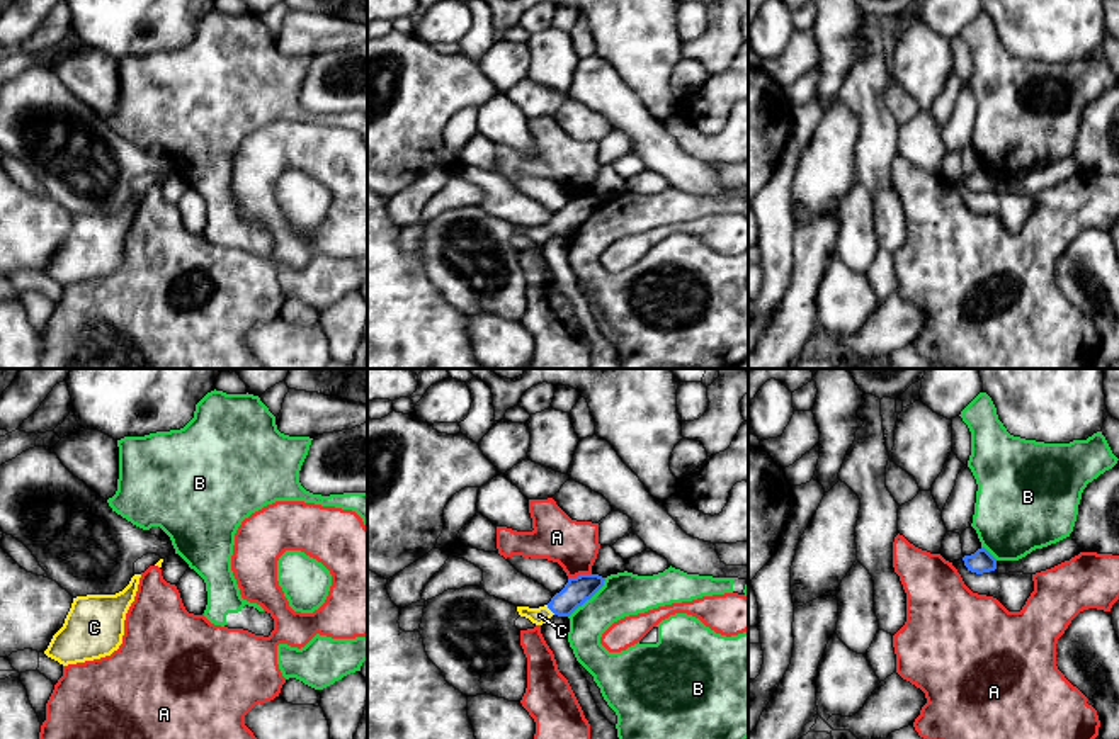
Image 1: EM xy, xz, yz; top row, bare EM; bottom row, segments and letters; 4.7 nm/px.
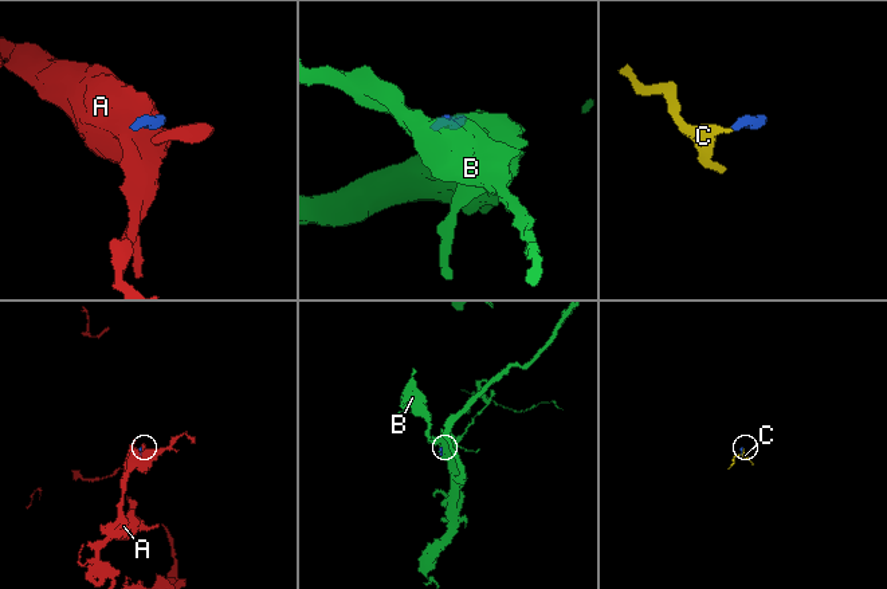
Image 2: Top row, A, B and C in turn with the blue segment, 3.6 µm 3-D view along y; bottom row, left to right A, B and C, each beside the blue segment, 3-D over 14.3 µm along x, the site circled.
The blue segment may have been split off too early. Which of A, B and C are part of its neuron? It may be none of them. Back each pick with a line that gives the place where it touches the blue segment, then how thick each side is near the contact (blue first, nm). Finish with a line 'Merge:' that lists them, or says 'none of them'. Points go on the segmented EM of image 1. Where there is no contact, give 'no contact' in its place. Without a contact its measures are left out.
C: contact xz (551, 610); calibres 120 and 80 nm
Merge: C

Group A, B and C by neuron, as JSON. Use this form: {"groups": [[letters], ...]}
{"groups": [["A"], ["B"], ["C"]]}

